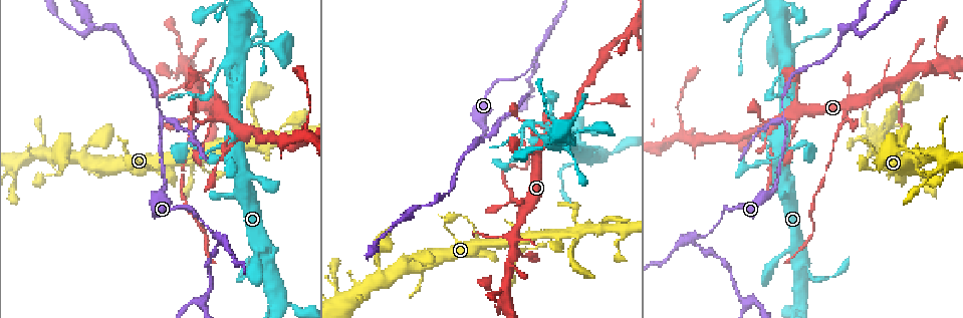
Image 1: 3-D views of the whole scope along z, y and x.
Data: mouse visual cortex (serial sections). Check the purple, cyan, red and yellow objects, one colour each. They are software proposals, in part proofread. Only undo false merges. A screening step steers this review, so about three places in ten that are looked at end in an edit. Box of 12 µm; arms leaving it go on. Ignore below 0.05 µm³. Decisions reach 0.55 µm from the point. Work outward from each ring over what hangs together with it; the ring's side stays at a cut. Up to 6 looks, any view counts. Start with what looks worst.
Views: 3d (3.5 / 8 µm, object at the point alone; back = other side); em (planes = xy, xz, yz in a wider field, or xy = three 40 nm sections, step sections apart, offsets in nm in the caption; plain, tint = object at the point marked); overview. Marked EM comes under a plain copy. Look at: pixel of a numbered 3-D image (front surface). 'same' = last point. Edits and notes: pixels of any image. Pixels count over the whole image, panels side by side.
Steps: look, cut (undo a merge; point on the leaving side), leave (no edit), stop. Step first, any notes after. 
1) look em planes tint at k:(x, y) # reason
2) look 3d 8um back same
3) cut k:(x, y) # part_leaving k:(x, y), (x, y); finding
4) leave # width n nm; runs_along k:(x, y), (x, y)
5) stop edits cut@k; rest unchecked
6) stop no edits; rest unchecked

look 3d 8um at 1:(514, 198) # thick turns thin

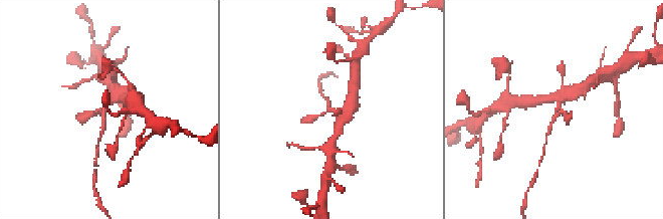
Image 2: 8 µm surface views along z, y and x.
look em xy step 1 tint at 2:(556, 110)

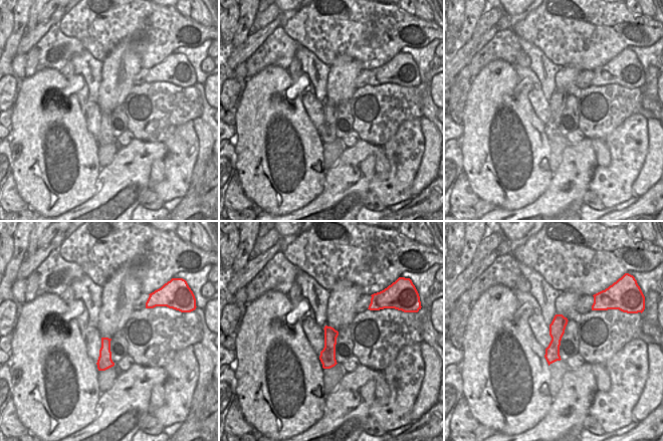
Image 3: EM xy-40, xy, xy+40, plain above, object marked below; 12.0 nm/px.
cut 2:(90, 114) # width 170 nm; part_leaving 2:(560, 102), (546, 142); a second cell is stuck on

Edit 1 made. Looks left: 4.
look 3d 8um at 1:(160, 119) # three-way junction

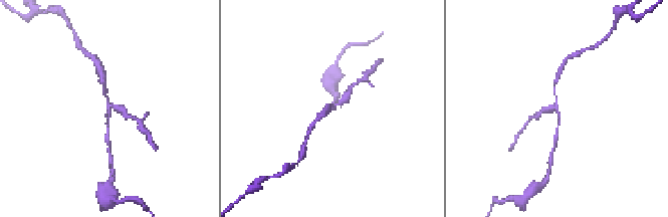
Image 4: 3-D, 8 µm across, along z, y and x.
look em planes tint at 4:(110, 109) # arms 3; arm_widths 100, 150, 250 nm; now the EM

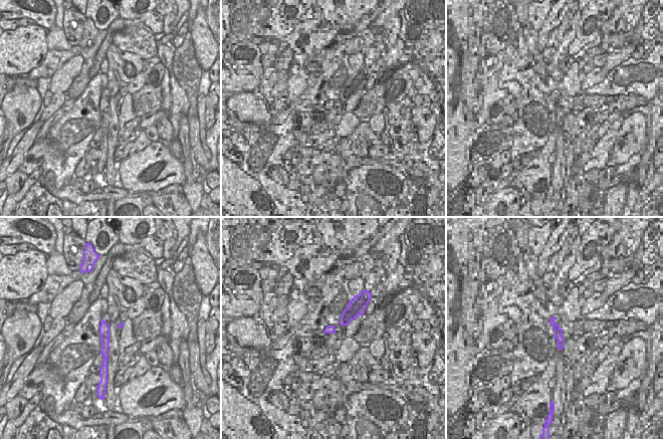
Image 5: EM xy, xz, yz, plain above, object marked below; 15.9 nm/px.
cut 4:(122, 110) # a second cell is stuck on

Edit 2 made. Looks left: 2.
stop edits cut@2, cut@4; rest unchecked

